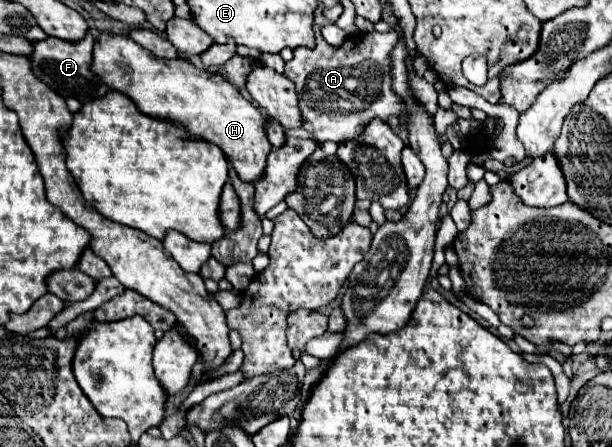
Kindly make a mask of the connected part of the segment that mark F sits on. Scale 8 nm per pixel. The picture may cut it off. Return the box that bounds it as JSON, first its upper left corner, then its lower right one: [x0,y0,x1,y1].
[31,32,109,104]

